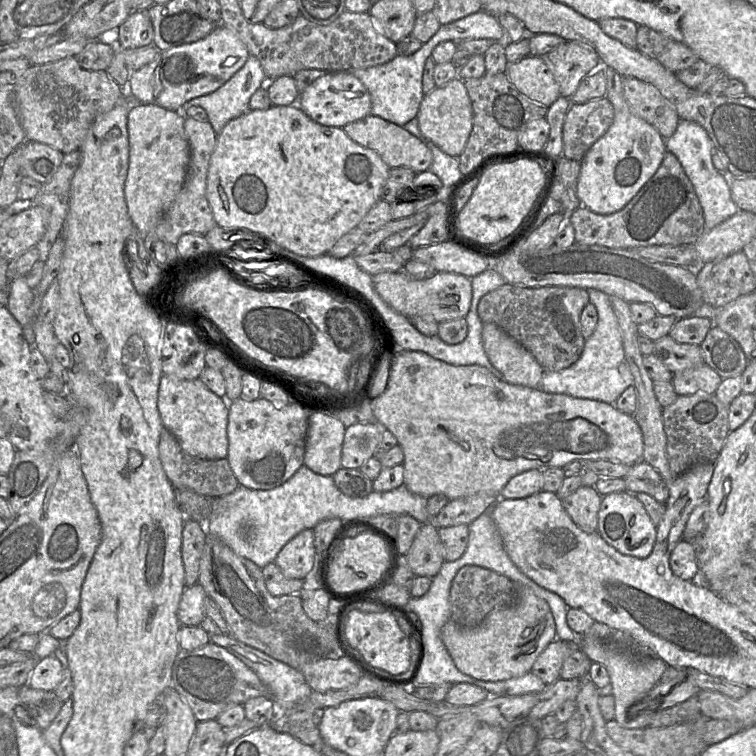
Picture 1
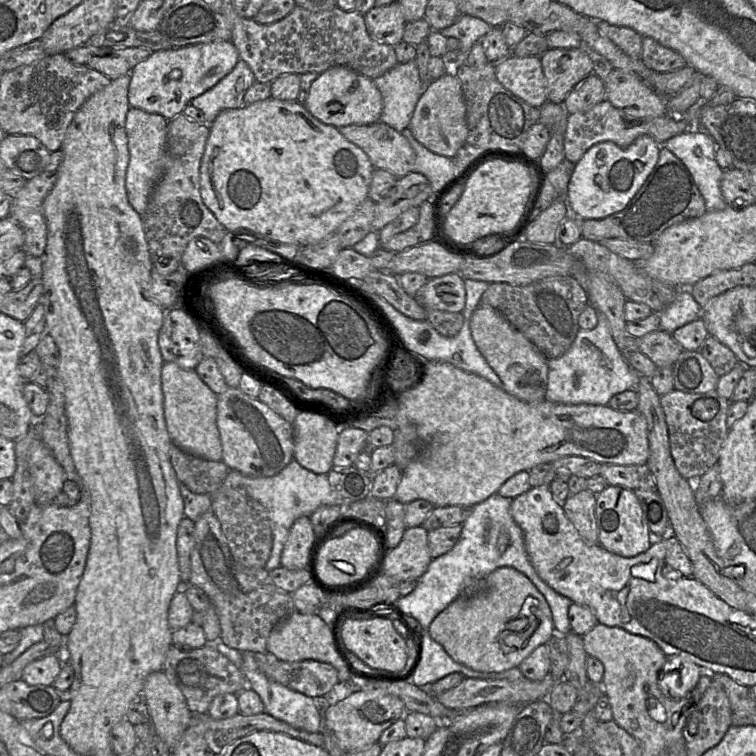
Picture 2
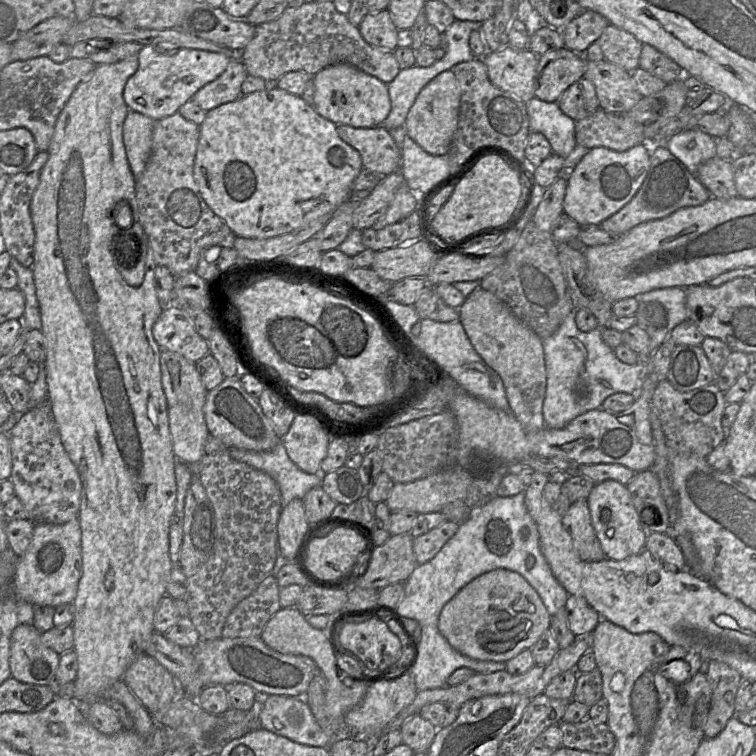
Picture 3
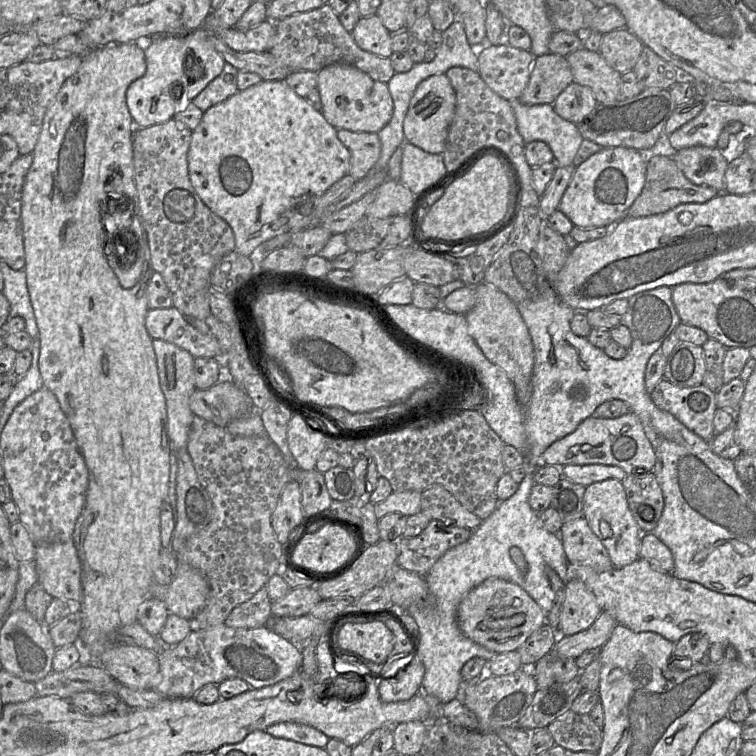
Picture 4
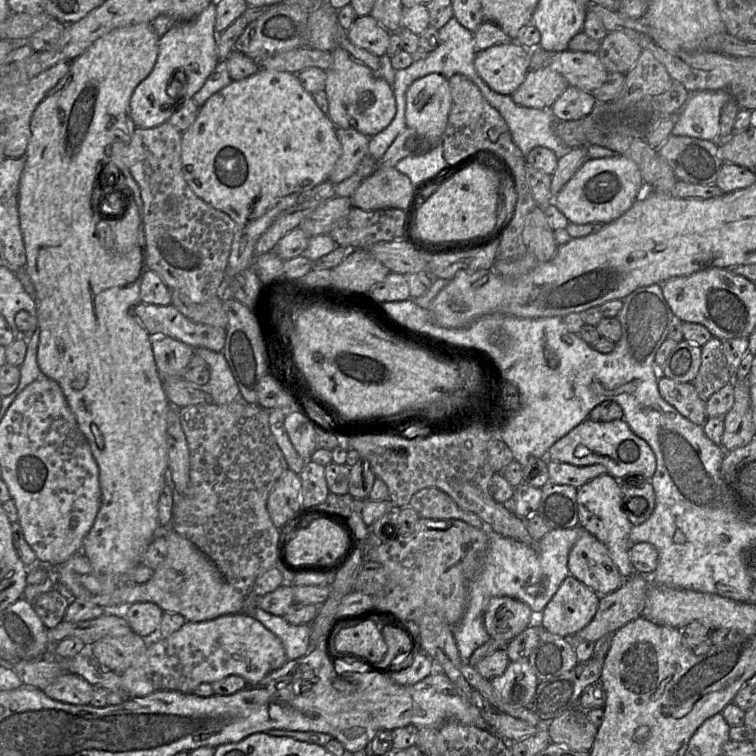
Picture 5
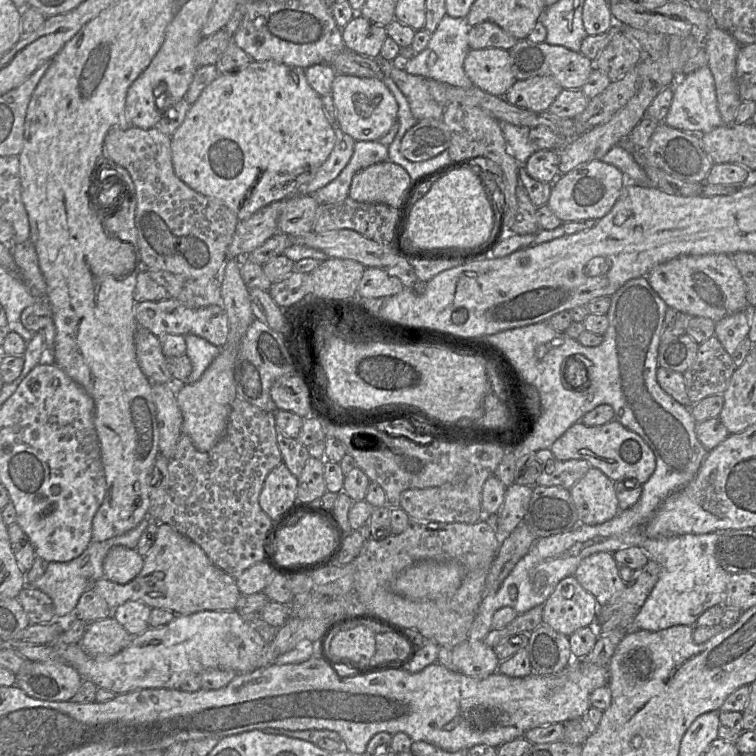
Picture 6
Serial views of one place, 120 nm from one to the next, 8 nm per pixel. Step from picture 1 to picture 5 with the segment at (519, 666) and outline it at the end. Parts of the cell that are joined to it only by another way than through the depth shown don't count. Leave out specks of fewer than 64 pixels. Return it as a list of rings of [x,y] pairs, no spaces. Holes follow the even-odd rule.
[[[493,597],[484,613],[484,626],[491,639],[506,646],[535,620],[535,614],[524,602],[509,597]]]

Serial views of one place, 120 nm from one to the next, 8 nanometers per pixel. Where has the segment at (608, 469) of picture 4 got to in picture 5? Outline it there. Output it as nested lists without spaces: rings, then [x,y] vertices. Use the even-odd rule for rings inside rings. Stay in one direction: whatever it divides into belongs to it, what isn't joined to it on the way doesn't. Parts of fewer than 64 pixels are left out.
[[[545,456],[549,481],[555,484],[570,485],[579,488],[589,480],[607,473],[606,467],[600,464],[575,466],[569,463],[556,462]]]

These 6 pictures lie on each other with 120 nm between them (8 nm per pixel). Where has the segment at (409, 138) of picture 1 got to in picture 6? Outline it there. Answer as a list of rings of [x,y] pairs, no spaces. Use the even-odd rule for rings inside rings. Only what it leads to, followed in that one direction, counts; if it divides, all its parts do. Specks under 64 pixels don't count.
[[[334,125],[335,145],[326,161],[314,177],[302,187],[300,194],[314,194],[317,190],[333,181],[350,161],[356,140]]]

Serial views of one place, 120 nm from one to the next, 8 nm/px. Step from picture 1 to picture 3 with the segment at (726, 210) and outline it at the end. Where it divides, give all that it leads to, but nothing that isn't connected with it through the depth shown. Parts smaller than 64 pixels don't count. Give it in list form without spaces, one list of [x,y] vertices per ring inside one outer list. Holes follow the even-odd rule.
[[[688,130],[672,136],[666,142],[666,147],[695,176],[701,164],[717,156],[716,139],[699,130]]]

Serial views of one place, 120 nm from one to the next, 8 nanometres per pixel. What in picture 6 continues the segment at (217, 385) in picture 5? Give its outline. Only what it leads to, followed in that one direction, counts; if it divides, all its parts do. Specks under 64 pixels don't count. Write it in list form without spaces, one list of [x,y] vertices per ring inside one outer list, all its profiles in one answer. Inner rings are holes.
[[[194,334],[185,335],[185,340],[187,343],[186,355],[192,363],[192,373],[187,383],[194,383],[219,355],[221,348]]]

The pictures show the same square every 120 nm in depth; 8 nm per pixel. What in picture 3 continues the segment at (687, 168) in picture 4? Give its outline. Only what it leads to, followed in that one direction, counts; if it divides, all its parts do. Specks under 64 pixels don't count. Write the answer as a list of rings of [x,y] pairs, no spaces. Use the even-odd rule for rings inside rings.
[[[716,156],[698,168],[697,180],[708,190],[711,197],[728,199],[738,196],[731,162]]]

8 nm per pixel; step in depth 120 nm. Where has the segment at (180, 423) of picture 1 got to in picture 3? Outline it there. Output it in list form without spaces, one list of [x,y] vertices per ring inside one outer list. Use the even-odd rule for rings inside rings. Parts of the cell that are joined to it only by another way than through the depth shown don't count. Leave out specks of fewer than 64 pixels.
[[[160,348],[160,368],[176,460],[181,460],[186,464],[198,463],[204,454],[205,445],[210,436],[204,415],[208,391],[196,370],[196,363],[188,361],[176,352]]]

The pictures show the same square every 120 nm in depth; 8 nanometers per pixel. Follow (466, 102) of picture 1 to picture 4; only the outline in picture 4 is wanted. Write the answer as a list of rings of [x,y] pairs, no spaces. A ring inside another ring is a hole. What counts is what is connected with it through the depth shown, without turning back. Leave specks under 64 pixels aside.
[[[445,73],[432,75],[417,86],[403,123],[405,141],[431,154],[445,150],[448,129],[456,109],[456,93]]]

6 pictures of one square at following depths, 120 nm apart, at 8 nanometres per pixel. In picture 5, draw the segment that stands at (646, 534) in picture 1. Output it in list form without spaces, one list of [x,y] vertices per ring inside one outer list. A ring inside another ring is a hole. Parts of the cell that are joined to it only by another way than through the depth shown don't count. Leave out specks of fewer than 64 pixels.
[[[609,474],[599,475],[577,488],[576,502],[579,525],[594,535],[608,549],[609,555],[620,575],[625,580],[635,572],[629,559],[629,532],[632,524],[622,511],[621,490],[619,480]]]

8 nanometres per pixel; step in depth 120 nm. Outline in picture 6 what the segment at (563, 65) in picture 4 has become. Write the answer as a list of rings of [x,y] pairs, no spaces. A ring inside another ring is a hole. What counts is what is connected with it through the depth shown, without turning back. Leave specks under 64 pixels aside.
[[[535,76],[516,80],[503,97],[519,108],[543,112],[549,109],[562,90],[561,85],[551,77]]]

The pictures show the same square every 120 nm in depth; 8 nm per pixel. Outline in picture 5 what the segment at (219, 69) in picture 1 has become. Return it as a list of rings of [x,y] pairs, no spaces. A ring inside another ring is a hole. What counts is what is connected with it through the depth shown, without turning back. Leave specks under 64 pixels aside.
[[[211,3],[198,16],[176,23],[159,38],[154,67],[130,98],[131,117],[136,127],[150,128],[168,121],[176,105],[190,100],[204,85],[220,61],[215,15],[216,5]]]

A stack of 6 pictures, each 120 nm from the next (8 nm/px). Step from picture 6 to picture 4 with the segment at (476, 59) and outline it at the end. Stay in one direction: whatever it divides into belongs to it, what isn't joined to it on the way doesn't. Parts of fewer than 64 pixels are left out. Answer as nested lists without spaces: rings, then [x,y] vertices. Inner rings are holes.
[[[508,43],[485,44],[478,49],[479,75],[498,96],[507,101],[518,100],[529,82],[534,59],[530,51],[514,48]]]

